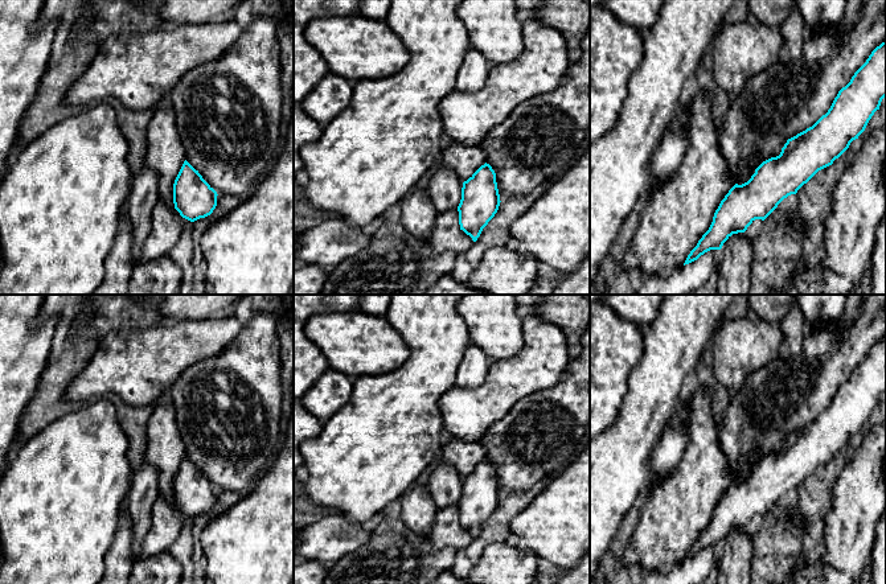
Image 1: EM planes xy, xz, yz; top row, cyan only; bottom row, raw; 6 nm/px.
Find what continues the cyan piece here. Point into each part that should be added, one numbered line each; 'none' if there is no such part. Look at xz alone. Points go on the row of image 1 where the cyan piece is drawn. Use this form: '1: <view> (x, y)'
none

